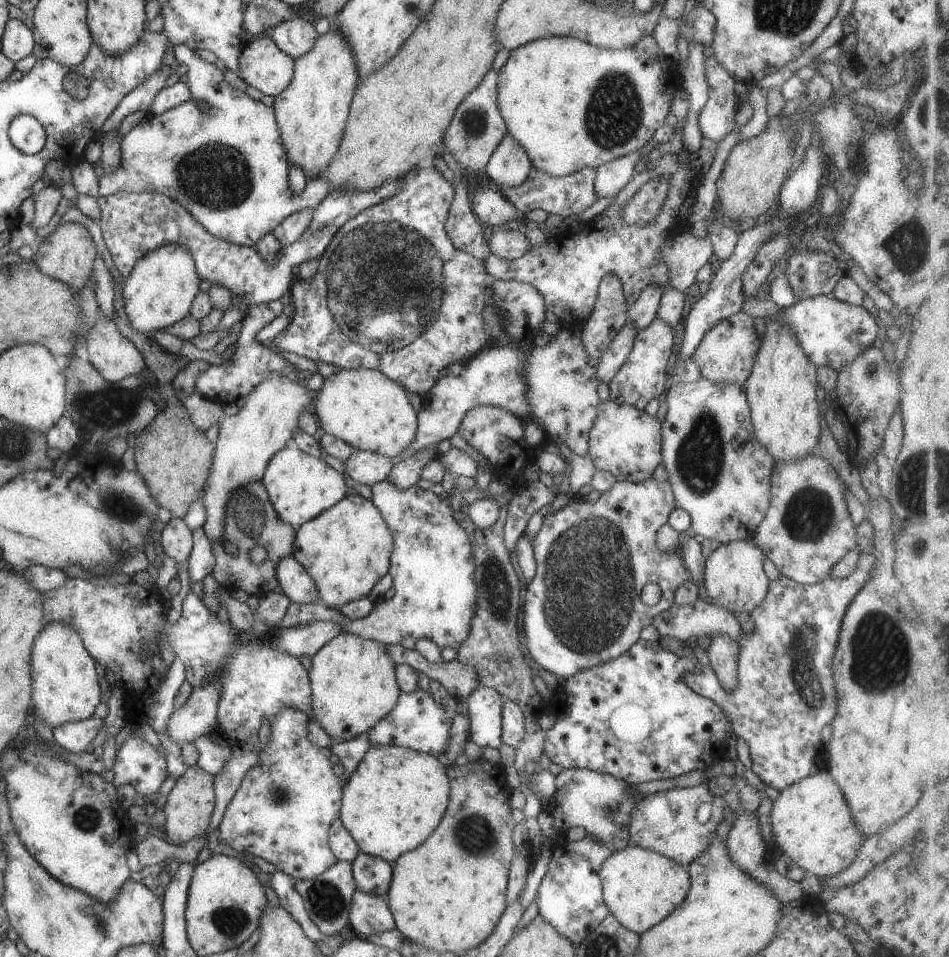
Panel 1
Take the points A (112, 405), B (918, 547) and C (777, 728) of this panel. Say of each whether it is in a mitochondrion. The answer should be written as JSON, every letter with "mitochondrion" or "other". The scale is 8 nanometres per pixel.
{"A":"mitochondrion","B":"mitochondrion","C":"other"}

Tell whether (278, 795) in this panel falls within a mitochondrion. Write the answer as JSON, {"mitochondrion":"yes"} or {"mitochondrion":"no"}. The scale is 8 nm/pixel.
{"mitochondrion":"yes"}

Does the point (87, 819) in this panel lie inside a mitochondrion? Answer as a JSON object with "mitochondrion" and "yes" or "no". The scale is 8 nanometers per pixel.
{"mitochondrion":"yes"}

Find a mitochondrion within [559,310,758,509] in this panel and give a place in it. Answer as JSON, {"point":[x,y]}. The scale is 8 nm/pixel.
{"point":[699,456]}

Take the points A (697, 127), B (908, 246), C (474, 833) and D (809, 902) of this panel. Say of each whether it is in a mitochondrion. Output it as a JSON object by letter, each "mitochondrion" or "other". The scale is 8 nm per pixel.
{"A":"other","B":"mitochondrion","C":"mitochondrion","D":"other"}

